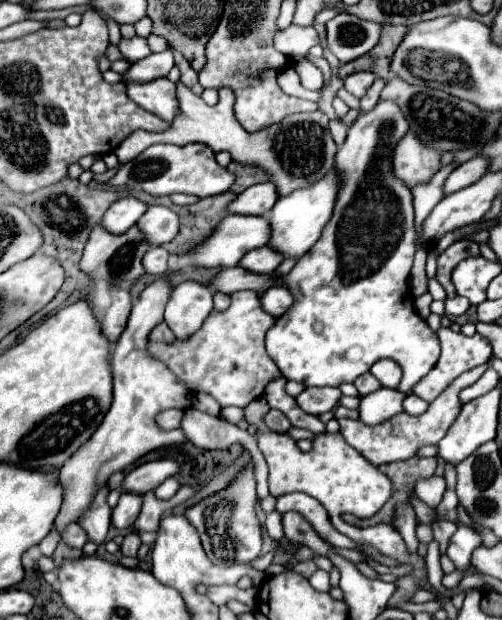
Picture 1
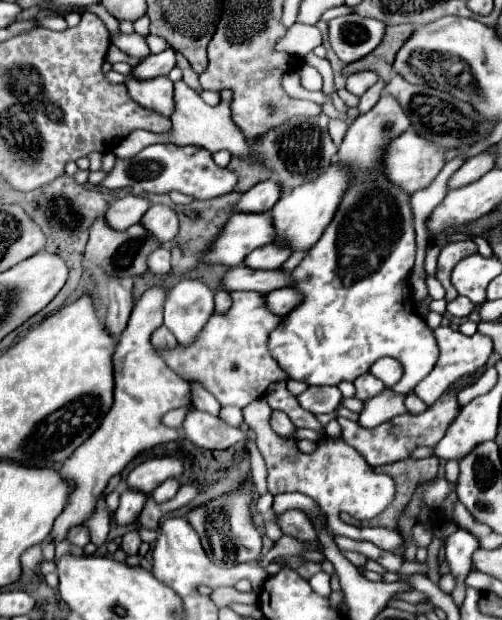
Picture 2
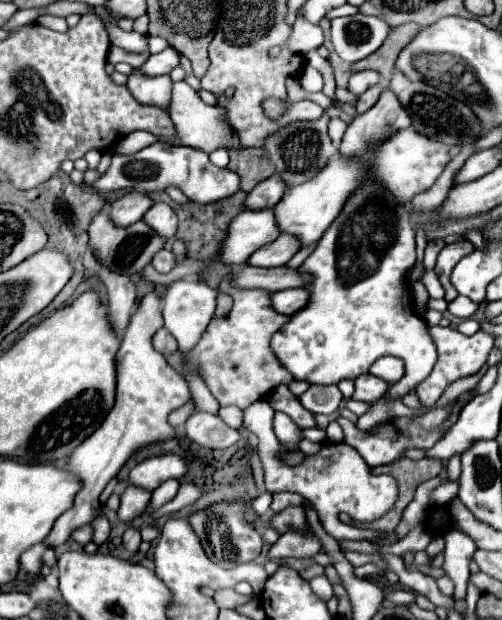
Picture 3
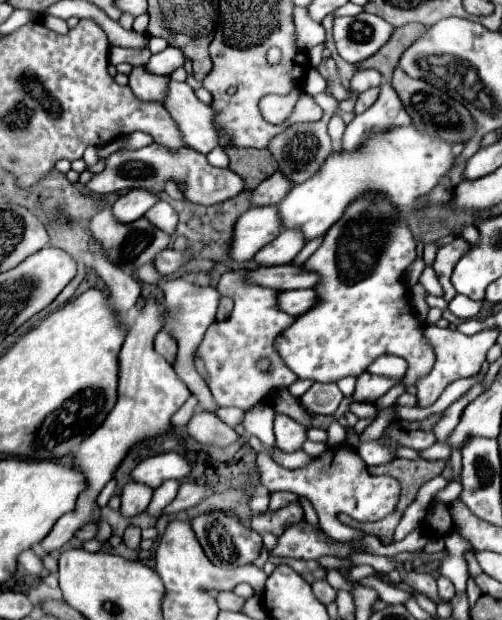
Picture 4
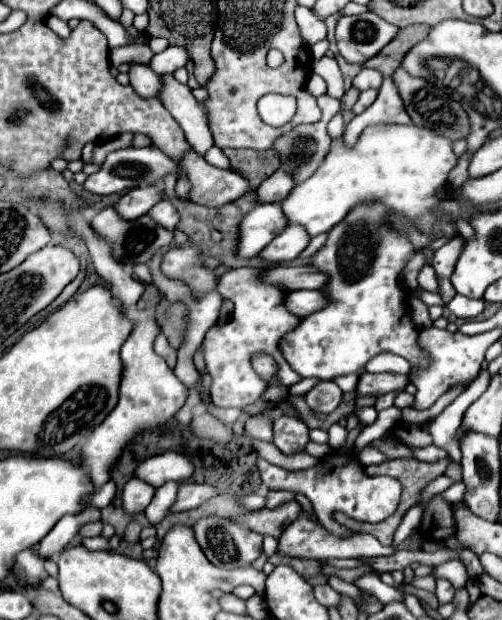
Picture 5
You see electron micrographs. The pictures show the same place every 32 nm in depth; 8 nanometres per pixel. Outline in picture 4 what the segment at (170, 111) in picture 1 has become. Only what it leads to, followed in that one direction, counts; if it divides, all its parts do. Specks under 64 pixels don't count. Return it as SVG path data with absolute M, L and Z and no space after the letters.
M132 68L128 86L132 88L138 100L164 104L164 98L168 94L168 82L170 82L168 76L152 76L144 68Z

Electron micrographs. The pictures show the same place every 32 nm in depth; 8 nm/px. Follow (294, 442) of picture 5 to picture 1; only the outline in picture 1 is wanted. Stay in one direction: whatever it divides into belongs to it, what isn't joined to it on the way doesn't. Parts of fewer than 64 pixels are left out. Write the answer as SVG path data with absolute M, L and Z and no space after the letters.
M268 410L268 414L264 416L264 424L266 424L270 430L280 432L280 434L284 434L284 432L290 428L288 418L286 418L280 410Z

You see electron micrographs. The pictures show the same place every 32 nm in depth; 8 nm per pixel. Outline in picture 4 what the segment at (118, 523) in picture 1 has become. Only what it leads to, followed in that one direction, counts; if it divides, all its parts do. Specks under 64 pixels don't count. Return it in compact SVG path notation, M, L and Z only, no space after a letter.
M128 482L124 486L122 492L122 506L120 506L120 514L124 518L132 518L136 514L142 514L152 498L152 488L144 486L144 484L136 484L136 482Z

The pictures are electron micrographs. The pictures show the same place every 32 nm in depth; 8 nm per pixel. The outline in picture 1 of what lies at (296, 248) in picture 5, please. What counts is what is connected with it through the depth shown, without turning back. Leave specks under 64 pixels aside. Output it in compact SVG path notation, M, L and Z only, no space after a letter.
M262 246L262 248L256 248L248 254L244 254L238 266L248 272L256 272L256 274L272 274L282 260L284 258L278 252L274 252L268 246Z

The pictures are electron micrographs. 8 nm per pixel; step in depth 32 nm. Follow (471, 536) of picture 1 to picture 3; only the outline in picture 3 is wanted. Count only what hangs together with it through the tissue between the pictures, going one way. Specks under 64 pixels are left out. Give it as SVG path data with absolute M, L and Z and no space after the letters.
M452 530L444 536L446 550L444 550L444 570L454 580L454 600L464 600L468 576L470 576L470 558L476 552L476 542L464 532Z

